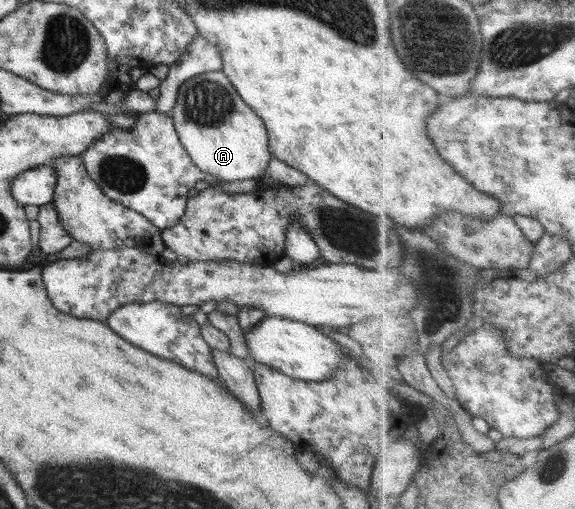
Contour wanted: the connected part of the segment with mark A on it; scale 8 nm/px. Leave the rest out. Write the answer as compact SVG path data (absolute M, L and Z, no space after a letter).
M223 71L204 72L185 80L179 87L176 103L169 112L179 140L193 164L207 175L233 187L240 180L260 181L273 157L263 120L237 94Z

